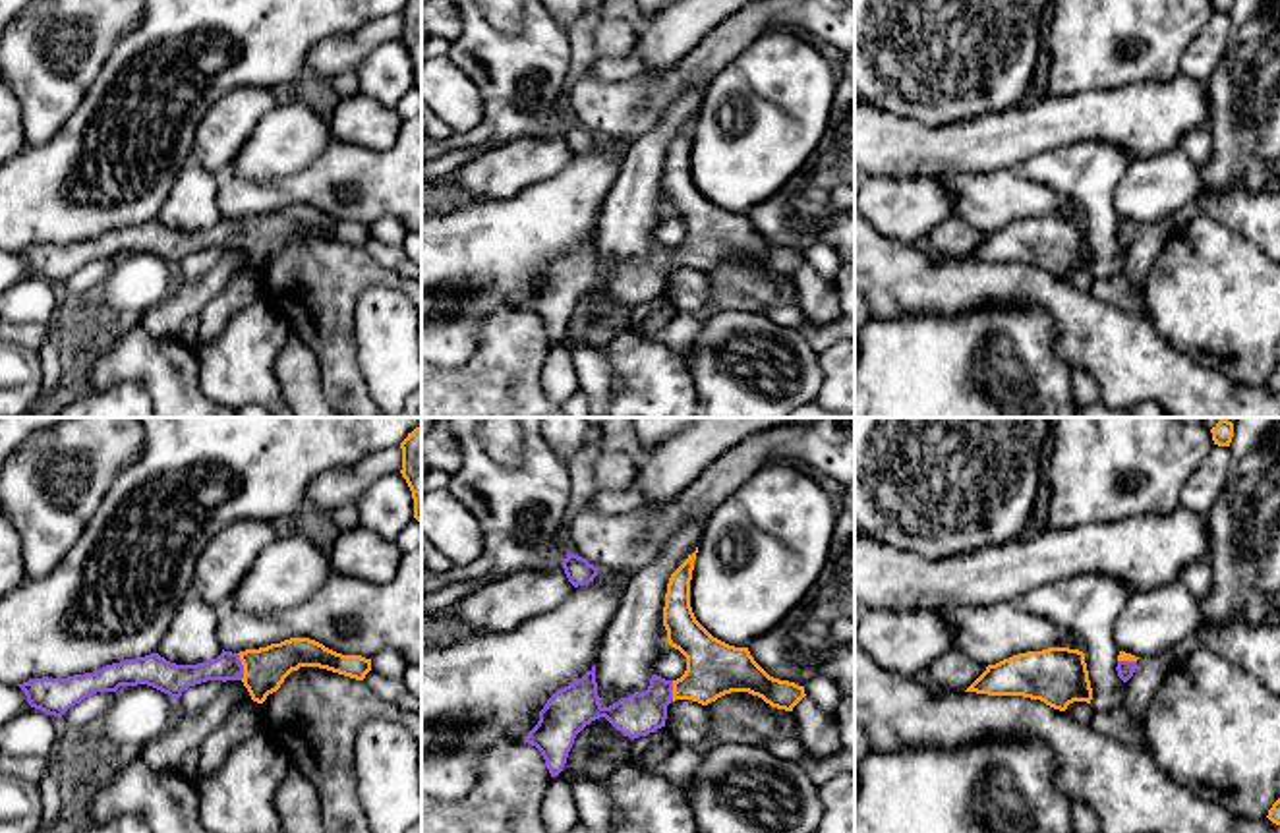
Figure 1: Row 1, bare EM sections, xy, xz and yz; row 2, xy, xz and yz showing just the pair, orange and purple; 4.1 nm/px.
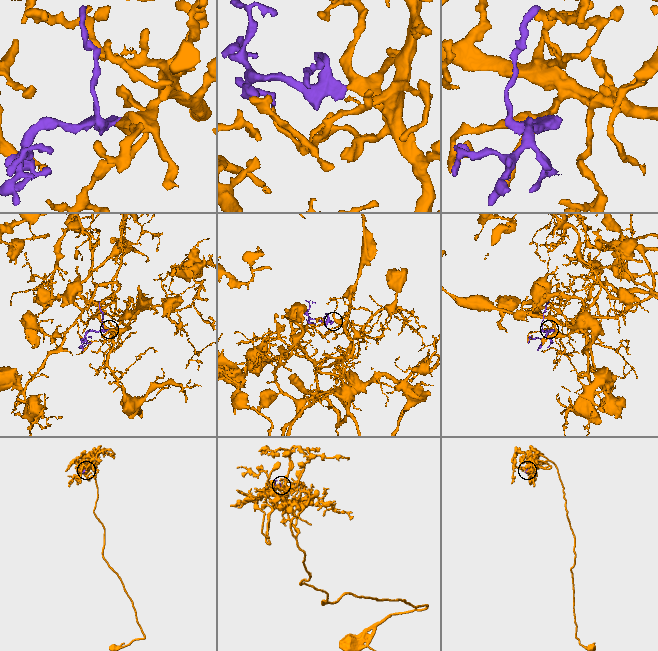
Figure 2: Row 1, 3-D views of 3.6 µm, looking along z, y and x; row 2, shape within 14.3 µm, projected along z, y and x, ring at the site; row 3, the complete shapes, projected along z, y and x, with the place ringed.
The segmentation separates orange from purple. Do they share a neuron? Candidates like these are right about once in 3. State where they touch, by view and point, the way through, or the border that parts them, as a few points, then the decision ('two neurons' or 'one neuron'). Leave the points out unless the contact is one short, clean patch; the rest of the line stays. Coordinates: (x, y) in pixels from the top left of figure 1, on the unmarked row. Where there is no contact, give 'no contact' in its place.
xy (244, 234) | across xy (265, 236), (244, 234), (227, 232) | one neuron

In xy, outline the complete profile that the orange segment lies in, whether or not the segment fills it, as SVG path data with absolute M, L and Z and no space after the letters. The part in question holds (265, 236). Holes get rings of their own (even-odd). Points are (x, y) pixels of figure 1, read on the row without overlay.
M290 205L259 216L224 218L207 230L176 232L151 220L106 232L95 240L68 245L33 245L17 251L31 274L62 284L70 274L97 259L116 259L120 253L153 253L178 267L189 253L207 247L242 247L253 269L263 271L284 245L300 234L319 234L356 247L371 238L371 226L342 222L309 205Z

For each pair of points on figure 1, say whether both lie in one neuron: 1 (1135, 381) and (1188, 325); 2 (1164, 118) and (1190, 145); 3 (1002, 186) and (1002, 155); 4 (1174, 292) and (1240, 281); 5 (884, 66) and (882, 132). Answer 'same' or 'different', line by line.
1: different
2: different
3: different
4: same
5: different

